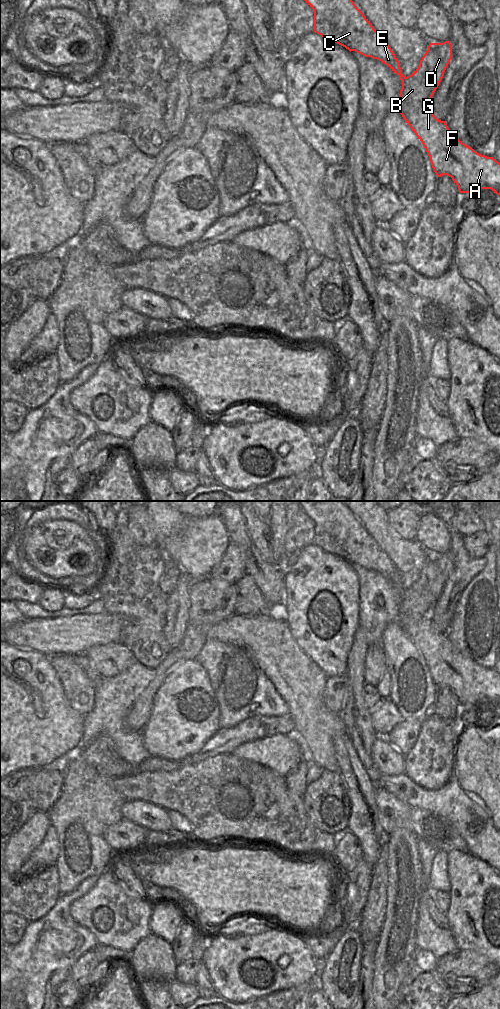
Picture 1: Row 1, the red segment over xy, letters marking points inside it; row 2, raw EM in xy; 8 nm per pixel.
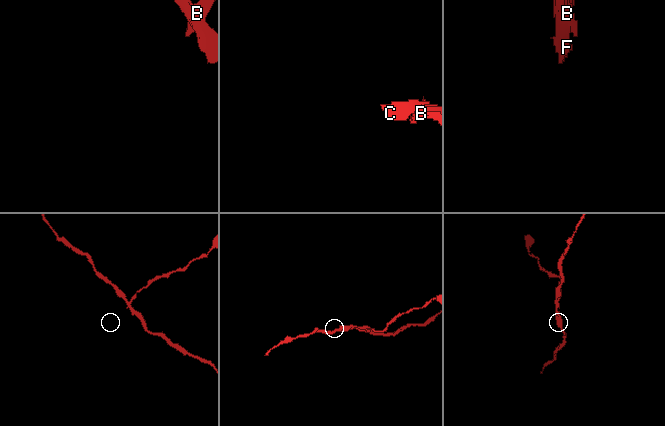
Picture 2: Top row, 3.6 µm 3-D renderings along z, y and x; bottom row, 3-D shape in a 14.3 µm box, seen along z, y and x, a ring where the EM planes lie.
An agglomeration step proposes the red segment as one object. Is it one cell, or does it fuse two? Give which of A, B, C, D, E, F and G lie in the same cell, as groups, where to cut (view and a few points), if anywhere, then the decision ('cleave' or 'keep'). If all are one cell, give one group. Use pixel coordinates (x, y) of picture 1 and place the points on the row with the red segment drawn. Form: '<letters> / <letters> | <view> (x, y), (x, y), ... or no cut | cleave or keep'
A C E F G / B D | xy (405, 77), (402, 109), (413, 110), (421, 103), (429, 103) | cleave

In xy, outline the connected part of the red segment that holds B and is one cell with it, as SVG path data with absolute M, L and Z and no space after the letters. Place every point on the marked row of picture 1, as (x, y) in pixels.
M430 43L418 68L404 82L402 110L413 111L421 103L430 103L452 58L452 44Z

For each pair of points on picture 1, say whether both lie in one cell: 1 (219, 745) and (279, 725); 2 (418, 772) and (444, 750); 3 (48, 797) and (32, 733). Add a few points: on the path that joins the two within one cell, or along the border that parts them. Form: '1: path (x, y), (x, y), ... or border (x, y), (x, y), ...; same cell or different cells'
1: path (234, 736), (249, 729), (264, 729); same cell
2: path (424, 766), (438, 756); same cell
3: border (58, 763), (35, 770); different cells

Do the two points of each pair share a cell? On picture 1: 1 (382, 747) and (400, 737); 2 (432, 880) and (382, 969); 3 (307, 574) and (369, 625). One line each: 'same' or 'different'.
1: different
2: different
3: different

